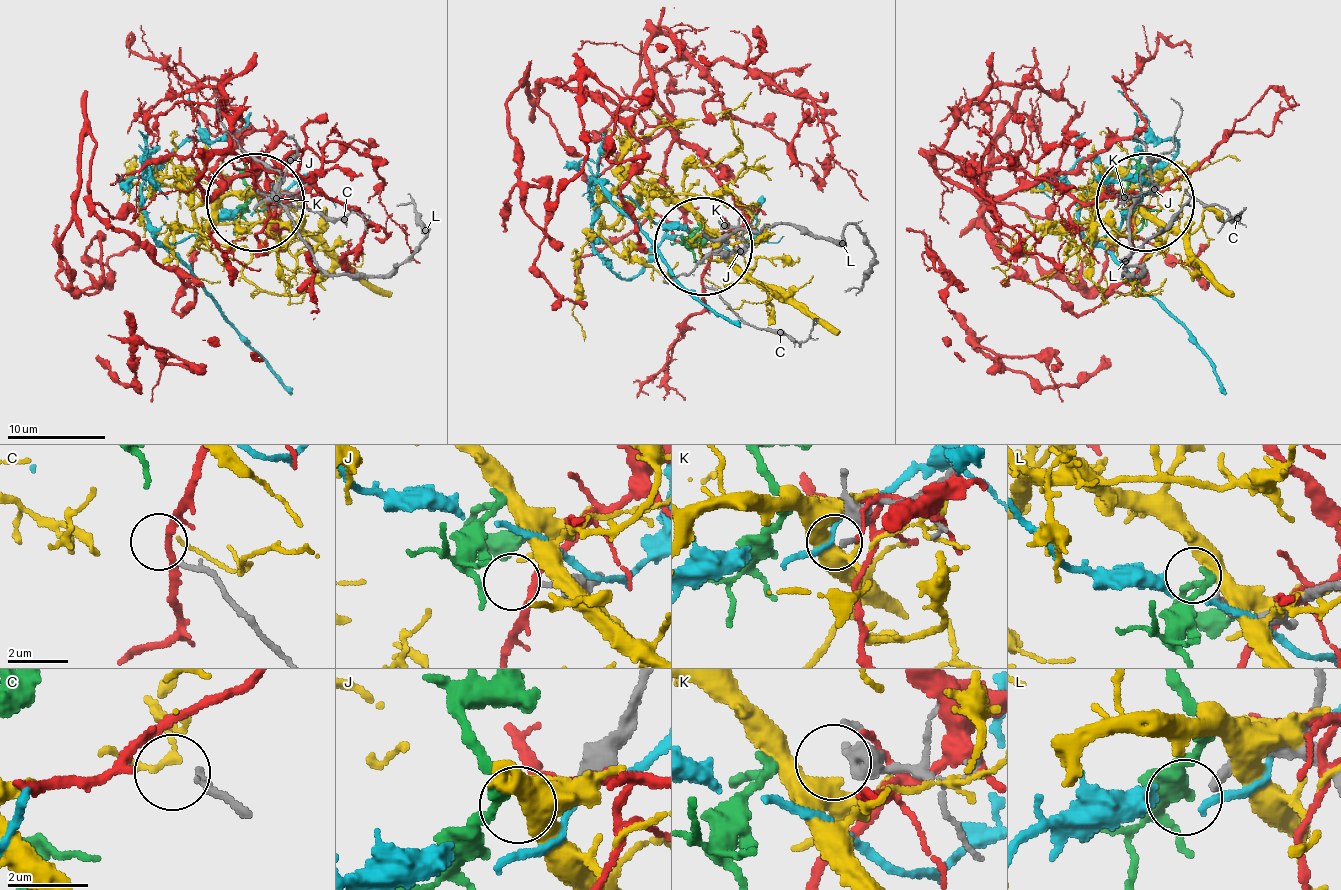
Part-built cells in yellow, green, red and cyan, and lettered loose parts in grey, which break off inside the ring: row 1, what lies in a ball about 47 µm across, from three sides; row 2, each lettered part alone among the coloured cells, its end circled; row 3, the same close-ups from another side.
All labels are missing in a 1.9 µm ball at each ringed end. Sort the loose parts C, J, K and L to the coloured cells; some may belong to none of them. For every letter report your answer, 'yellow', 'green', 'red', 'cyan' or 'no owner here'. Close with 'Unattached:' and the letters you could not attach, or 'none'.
C: no owner here
J: no owner here
K: no owner here
L: no owner here
Unattached: C, J, K, L

